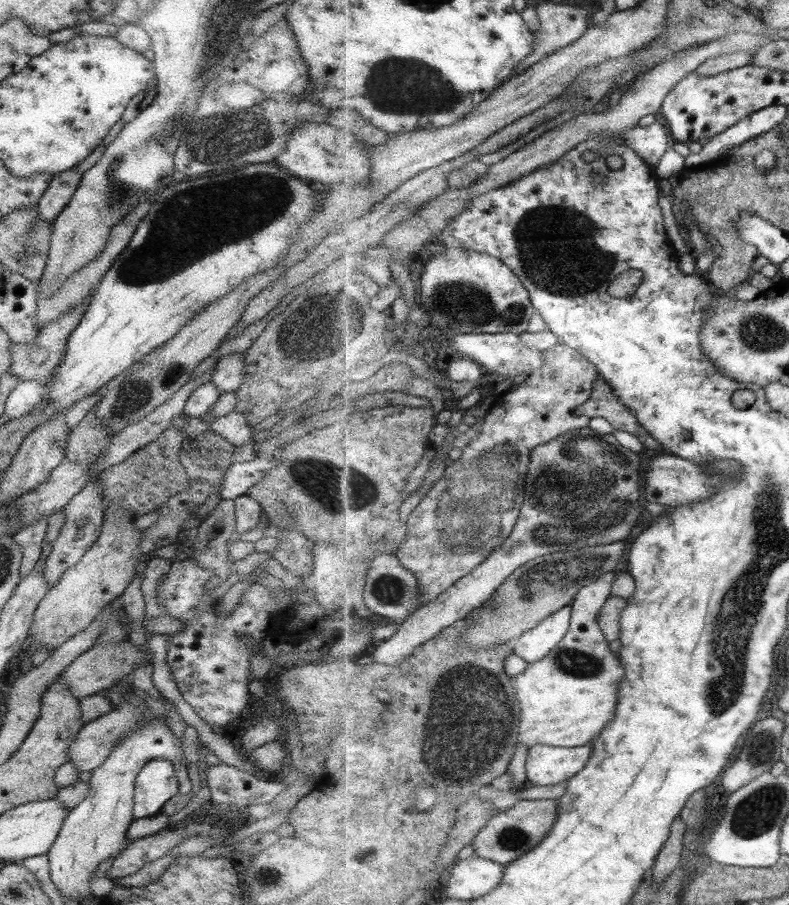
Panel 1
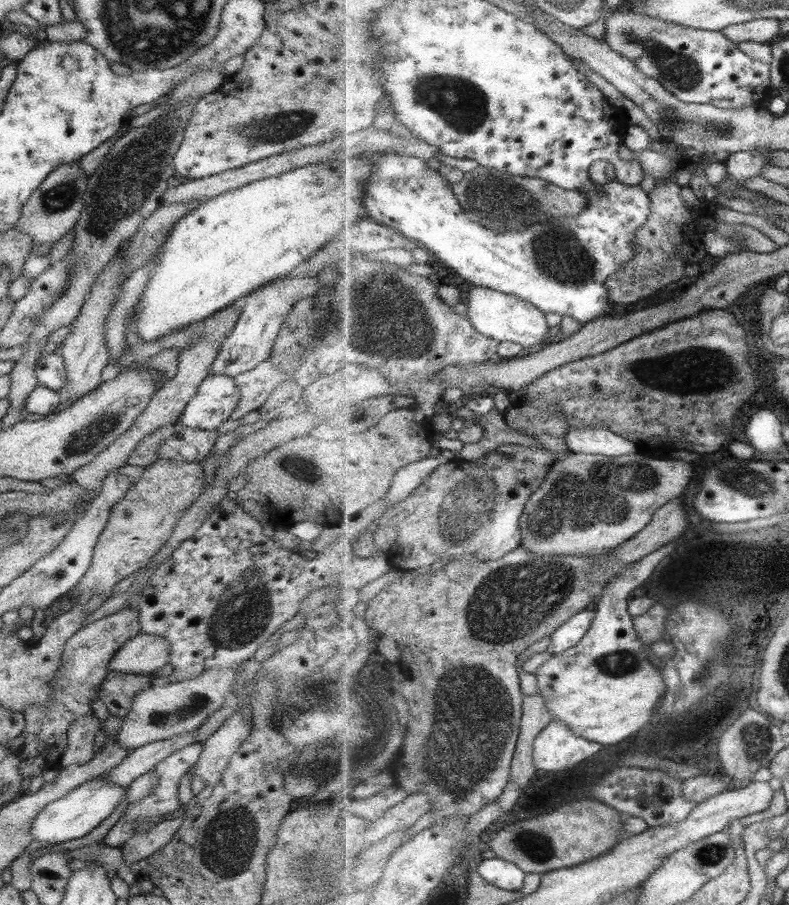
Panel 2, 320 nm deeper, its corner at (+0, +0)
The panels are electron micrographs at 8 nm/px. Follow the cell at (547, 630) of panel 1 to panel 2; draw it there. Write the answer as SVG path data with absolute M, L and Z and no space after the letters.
M591 607L583 612L578 612L569 619L569 622L560 626L557 633L553 633L546 651L559 655L579 645L584 640L585 635L589 633L589 629L592 628L595 617L596 612Z

